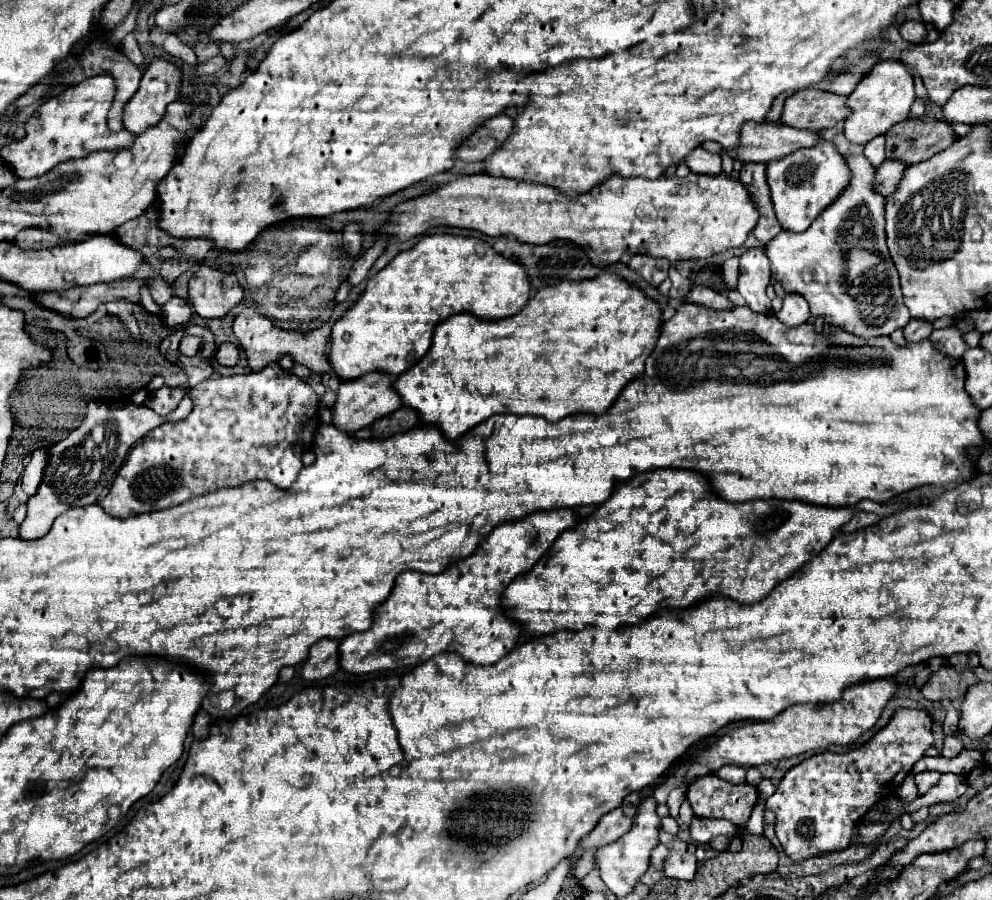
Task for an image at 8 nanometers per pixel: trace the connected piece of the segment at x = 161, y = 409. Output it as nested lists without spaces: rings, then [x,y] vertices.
[[[162,387],[162,389],[158,389],[158,391],[152,391],[150,395],[148,395],[148,399],[146,399],[146,407],[150,407],[150,409],[154,409],[158,415],[168,415],[168,413],[172,413],[176,407],[178,407],[178,403],[184,399],[184,391],[182,389],[172,389],[172,387]]]

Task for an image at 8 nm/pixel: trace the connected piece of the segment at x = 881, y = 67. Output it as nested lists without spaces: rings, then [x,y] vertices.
[[[880,61],[874,65],[874,69],[858,83],[858,87],[848,95],[846,107],[850,107],[850,115],[844,121],[844,135],[850,143],[866,145],[878,135],[888,133],[890,127],[896,123],[908,119],[910,105],[914,103],[914,79],[906,71],[906,67],[900,61]]]

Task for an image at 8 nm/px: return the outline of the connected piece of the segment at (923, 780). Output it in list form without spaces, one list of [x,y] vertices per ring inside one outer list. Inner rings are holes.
[[[934,771],[918,773],[918,775],[914,777],[916,787],[918,787],[918,795],[920,795],[920,793],[926,793],[932,785],[936,785],[936,783],[938,783],[938,779],[940,779],[940,773],[934,773]]]

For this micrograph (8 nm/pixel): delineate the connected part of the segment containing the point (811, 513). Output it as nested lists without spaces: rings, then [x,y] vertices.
[[[656,469],[656,471],[648,471],[642,475],[632,477],[630,481],[624,481],[622,485],[618,485],[612,493],[612,497],[608,501],[604,501],[590,517],[578,521],[572,529],[564,531],[558,541],[554,541],[554,545],[546,551],[546,555],[542,557],[542,561],[538,561],[538,565],[534,565],[534,569],[522,577],[516,577],[508,589],[502,593],[502,609],[506,609],[508,617],[512,621],[516,621],[520,625],[520,629],[528,635],[552,635],[558,631],[580,631],[588,625],[600,625],[606,629],[618,629],[618,627],[626,627],[626,625],[638,625],[638,623],[646,621],[650,617],[650,613],[656,613],[660,607],[670,607],[670,609],[688,609],[708,597],[716,597],[716,595],[724,595],[728,599],[734,599],[740,605],[752,605],[762,601],[780,581],[784,581],[786,577],[790,577],[796,569],[800,569],[802,563],[810,561],[810,557],[816,557],[834,537],[834,533],[854,515],[854,511],[868,511],[886,517],[900,510],[901,504],[879,504],[873,501],[860,501],[854,507],[820,507],[820,505],[810,505],[810,503],[802,503],[802,501],[782,501],[782,499],[768,499],[768,501],[746,501],[746,503],[728,503],[722,501],[720,497],[716,497],[712,493],[712,489],[706,483],[706,477],[700,477],[700,473],[694,471],[682,471],[682,469]]]

